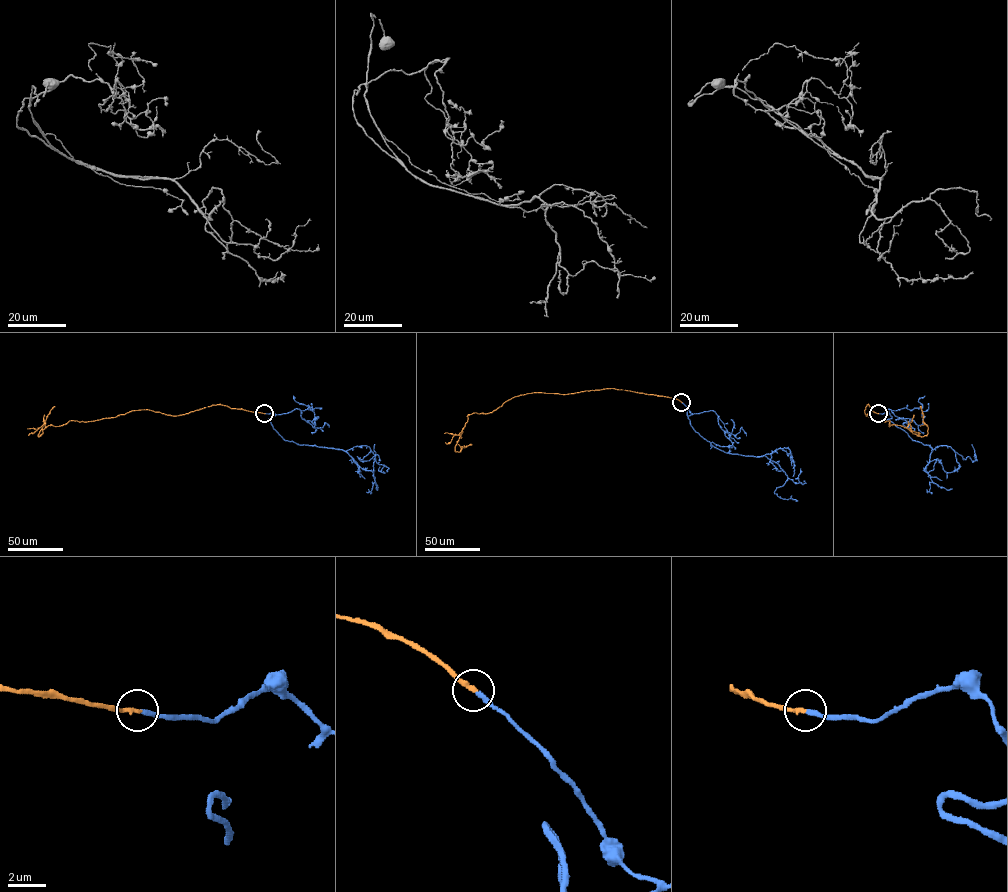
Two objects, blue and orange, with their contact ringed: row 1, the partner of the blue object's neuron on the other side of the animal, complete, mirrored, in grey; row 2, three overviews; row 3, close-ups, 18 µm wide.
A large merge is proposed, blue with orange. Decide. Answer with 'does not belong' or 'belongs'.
belongs

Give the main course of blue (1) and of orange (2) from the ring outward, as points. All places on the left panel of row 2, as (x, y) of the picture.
1: (265, 413), (299, 445), (366, 445), (357, 456), (366, 461), (374, 444)
2: (264, 413), (220, 404), (177, 416), (149, 410), (131, 410), (94, 421), (50, 424), (38, 437), (54, 406)

